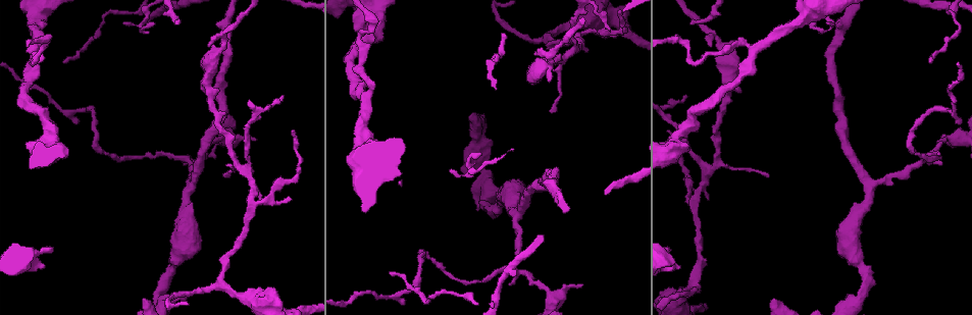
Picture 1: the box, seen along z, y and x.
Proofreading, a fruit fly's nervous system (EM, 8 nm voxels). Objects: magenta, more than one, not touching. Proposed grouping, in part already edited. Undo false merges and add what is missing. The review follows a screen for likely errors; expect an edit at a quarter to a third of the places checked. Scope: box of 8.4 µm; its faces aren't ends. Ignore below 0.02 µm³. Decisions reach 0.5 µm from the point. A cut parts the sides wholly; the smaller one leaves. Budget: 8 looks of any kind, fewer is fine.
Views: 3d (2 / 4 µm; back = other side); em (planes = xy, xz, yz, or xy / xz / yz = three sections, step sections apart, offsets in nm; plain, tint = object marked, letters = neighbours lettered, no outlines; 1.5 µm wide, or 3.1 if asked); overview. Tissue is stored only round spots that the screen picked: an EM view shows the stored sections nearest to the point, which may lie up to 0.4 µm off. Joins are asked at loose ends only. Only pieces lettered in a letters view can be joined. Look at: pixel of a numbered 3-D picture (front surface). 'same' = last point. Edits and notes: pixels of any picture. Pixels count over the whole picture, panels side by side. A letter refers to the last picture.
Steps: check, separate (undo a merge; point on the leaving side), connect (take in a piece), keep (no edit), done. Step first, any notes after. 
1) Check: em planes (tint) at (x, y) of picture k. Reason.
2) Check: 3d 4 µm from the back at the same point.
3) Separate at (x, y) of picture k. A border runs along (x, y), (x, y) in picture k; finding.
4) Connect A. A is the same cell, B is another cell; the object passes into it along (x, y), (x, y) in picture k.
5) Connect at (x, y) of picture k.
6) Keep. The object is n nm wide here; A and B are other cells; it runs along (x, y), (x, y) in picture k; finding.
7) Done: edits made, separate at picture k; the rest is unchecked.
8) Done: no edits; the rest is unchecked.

Check: em planes (plain) at (555, 109) of picture 1.

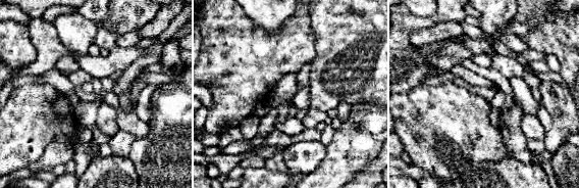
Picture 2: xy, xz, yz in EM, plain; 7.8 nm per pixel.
Check: em planes (letters) at the same point.

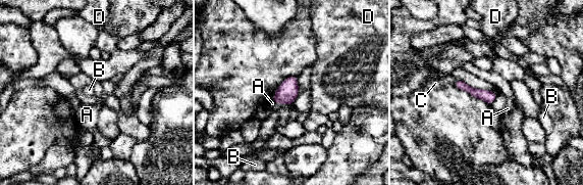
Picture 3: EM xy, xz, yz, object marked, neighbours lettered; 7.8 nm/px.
Keep. The longest contact is with B, 140 nm; A, B, C and D are other cells; a border runs along (275, 101), (292, 104) in picture 3; no lettered piece goes on from it.

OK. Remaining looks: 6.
Check: em xz step 4 (tint) at (720, 45) of picture 1. Sudden change in width.

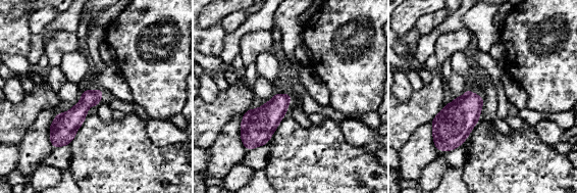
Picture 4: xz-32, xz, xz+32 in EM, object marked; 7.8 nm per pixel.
Check: em planes (tint) at the same point. Another direction.

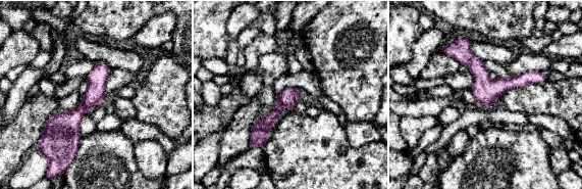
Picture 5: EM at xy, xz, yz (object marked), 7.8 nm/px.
Check: em planes (letters) at the same point. What lies round it.

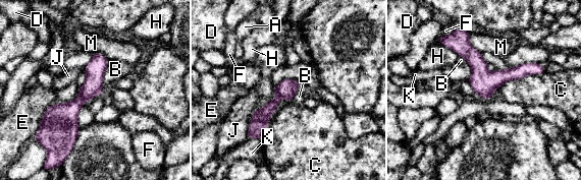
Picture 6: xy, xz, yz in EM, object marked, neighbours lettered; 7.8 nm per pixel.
Keep. The longest contact is with C, 400 nm; A, B, C, D, E, F, H, J, K and M are other cells; it runs along (442, 39), (488, 75), (540, 70) in picture 6; one neuron here.

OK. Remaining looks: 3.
Check: 3d 2 µm at (954, 139) of picture 1.

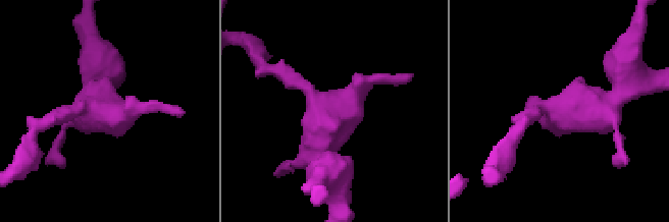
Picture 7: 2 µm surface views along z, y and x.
Check: em yz step 4 (tint) at (321, 107) of picture 7. Need the tissue.

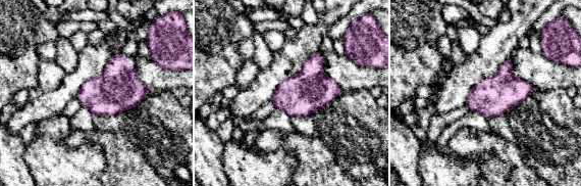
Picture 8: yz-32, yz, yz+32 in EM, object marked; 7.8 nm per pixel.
Check: em planes (letters) at the same point.

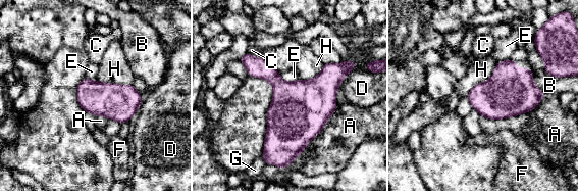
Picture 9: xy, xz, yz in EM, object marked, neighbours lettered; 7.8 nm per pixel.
Keep. The object is 280 nm wide here; A, B, C, D, E, F, G and H are other cells; a border runs along (279, 74), (286, 81), (298, 80) in picture 9; one neuron here.

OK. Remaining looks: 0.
Done: no edits; the rest is unchecked.

